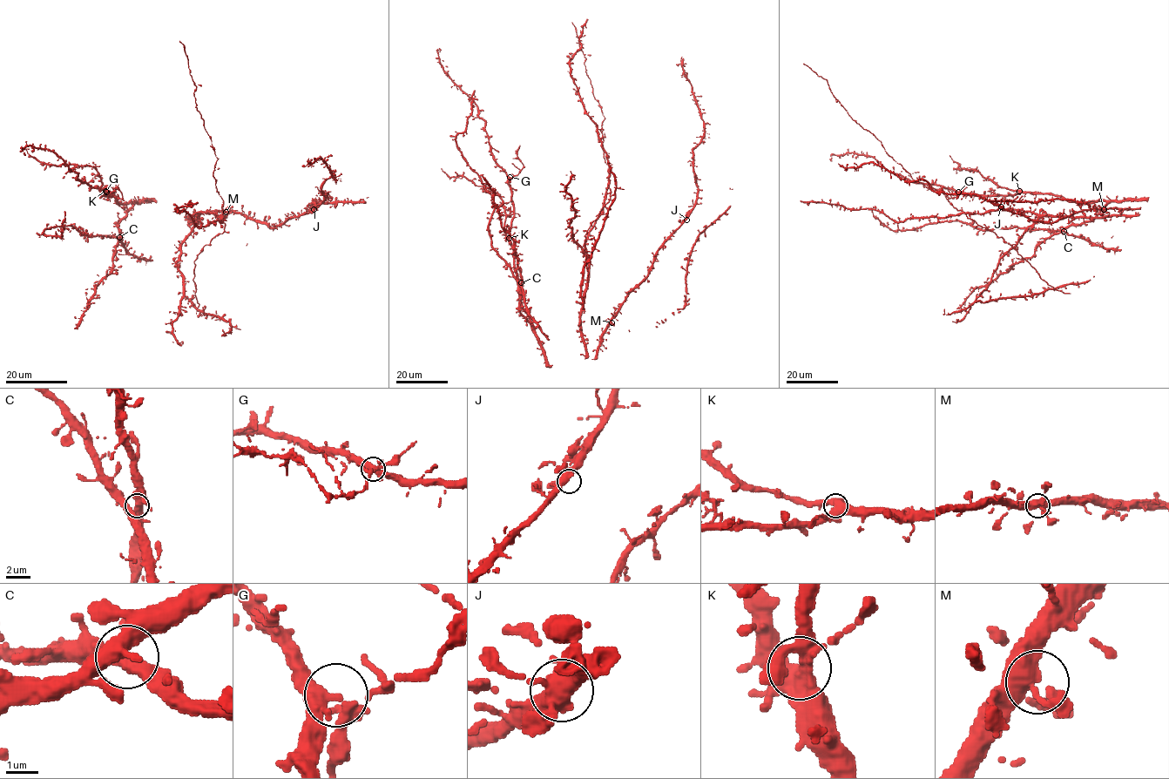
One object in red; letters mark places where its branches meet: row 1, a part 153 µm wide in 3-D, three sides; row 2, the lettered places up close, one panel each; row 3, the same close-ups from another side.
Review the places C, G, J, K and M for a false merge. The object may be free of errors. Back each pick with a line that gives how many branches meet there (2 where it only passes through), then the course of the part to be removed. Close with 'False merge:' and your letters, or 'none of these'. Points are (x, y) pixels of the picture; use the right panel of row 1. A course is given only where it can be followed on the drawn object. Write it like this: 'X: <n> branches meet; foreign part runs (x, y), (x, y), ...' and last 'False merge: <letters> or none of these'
G: 6 branches meet; foreign part runs (958, 193), (955, 198), (948, 198), (942, 190), (927, 186)
False merge: G

